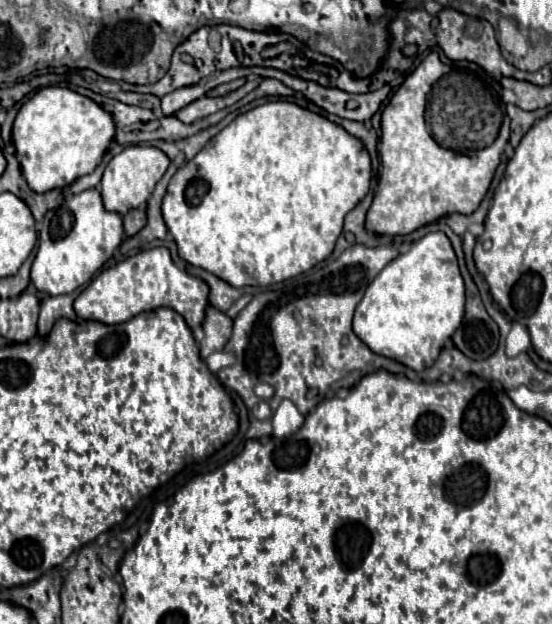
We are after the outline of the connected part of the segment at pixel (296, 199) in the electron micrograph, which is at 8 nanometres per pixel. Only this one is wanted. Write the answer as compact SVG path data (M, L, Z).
M266 102L246 114L240 114L236 120L232 120L220 134L216 134L208 146L204 146L204 150L200 150L200 154L196 154L196 158L188 160L170 180L166 196L162 200L162 216L164 222L168 226L168 232L172 234L174 242L178 244L178 256L182 260L186 260L192 266L204 268L210 274L216 274L218 278L224 278L228 284L232 286L270 286L288 278L294 278L306 270L310 270L314 264L326 260L332 250L334 244L342 232L342 222L344 216L358 204L364 200L364 196L368 194L370 188L370 174L372 174L372 166L370 166L370 156L364 148L364 144L356 138L352 138L346 130L340 130L340 126L332 124L330 120L304 110L292 102Z

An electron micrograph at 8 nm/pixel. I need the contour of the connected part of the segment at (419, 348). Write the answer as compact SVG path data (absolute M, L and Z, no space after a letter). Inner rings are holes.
M428 232L422 240L414 242L412 248L410 248L406 254L400 254L398 258L394 258L394 260L374 278L374 282L368 286L368 290L366 290L366 294L364 294L364 298L362 298L362 302L356 306L354 326L352 326L352 328L354 328L354 334L356 334L372 352L376 352L376 354L380 354L380 356L384 356L384 358L396 360L398 364L404 364L404 366L408 366L408 368L412 368L412 370L424 370L424 368L428 368L428 366L434 364L434 360L438 358L438 354L440 354L444 342L446 342L446 340L454 334L454 330L460 326L462 316L464 316L464 280L462 280L460 270L458 270L456 254L454 254L454 250L452 250L452 246L450 246L450 240L446 238L444 232Z

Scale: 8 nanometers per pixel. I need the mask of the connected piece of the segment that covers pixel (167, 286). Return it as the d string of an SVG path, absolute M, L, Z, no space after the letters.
M168 248L140 252L118 266L100 272L74 302L74 310L80 320L98 320L104 324L120 324L140 312L156 310L160 306L176 310L190 328L202 324L208 306L208 284L184 270L178 270Z

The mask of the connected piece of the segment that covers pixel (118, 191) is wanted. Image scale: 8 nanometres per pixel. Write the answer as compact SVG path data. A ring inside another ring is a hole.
M128 146L120 154L116 154L102 176L100 182L100 194L104 200L104 208L108 212L116 212L120 216L128 214L134 208L142 208L152 194L156 182L164 176L170 160L162 150L156 150L152 146Z

